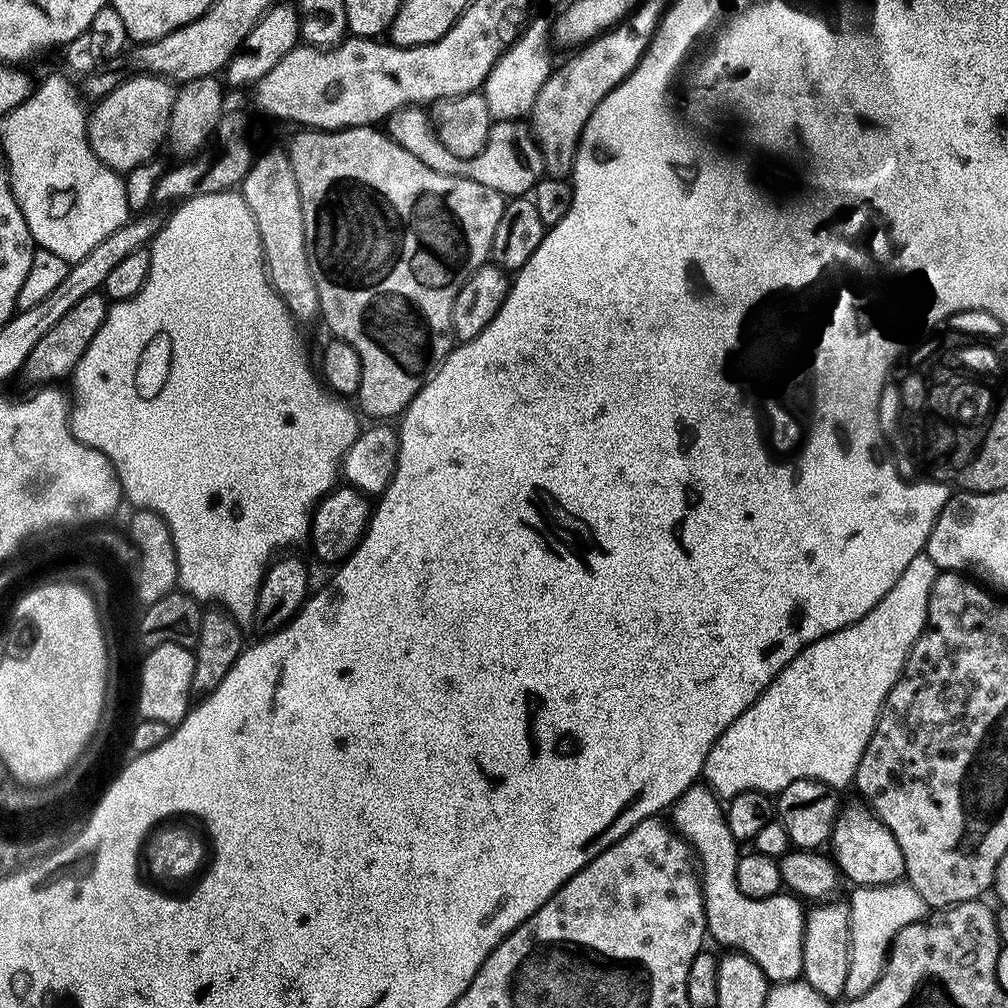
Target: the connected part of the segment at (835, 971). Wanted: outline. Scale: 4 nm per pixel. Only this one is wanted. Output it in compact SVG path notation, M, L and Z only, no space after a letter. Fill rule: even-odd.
M820 902L815 906L807 909L804 917L804 958L802 960L802 978L810 986L814 986L814 990L818 990L818 994L825 996L829 1002L836 1002L841 999L846 990L846 978L850 975L850 946L852 939L850 938L850 918L852 917L849 905L836 904L837 902Z

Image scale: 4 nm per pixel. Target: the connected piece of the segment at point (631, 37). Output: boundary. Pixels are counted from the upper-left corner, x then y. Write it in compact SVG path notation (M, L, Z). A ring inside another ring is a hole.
M628 20L626 25L601 35L588 48L593 47L589 52L582 53L577 60L570 61L557 72L555 69L549 75L530 116L540 139L550 145L553 153L556 151L564 160L575 158L592 115L594 120L607 97L640 65L656 31L652 24L644 24L644 20L636 20L636 24Z

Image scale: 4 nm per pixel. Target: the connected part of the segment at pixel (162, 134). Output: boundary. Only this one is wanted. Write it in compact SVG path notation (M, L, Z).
M135 74L136 76L132 76L129 78L128 81L121 83L119 87L117 87L116 91L103 97L103 100L99 103L100 106L100 128L104 131L104 152L102 148L102 156L105 161L113 169L121 170L120 168L125 168L125 170L131 170L133 168L142 167L143 164L148 163L149 161L155 161L157 157L160 155L160 147L163 146L164 143L168 140L168 135L171 134L172 128L174 132L174 117L177 115L178 112L178 96L176 100L176 92L177 89L173 87L169 81L165 80L163 76L153 76L151 74Z

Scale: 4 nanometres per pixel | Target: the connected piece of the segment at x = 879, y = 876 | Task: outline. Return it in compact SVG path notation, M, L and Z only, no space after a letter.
M863 802L845 803L836 816L836 825L830 841L830 855L836 862L845 881L853 880L853 885L873 888L879 884L894 884L905 879L902 850L890 834L890 830Z

